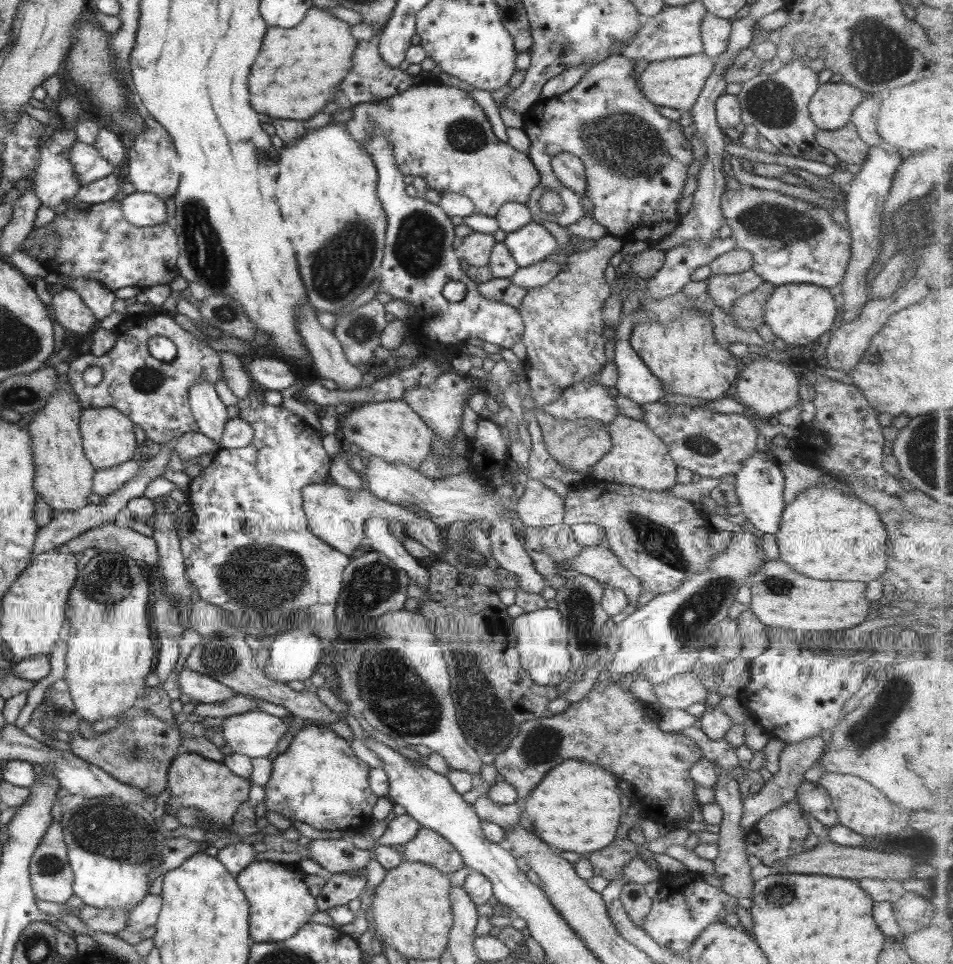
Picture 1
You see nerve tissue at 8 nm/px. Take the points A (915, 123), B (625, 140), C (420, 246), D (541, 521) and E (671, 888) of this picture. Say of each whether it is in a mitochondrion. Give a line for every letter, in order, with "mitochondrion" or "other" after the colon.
A: other
B: mitochondrion
C: mitochondrion
D: other
E: other

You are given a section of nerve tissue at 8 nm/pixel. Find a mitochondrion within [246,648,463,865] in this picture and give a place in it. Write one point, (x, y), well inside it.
(400, 700)

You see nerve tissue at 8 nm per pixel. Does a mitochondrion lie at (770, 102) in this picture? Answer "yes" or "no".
yes

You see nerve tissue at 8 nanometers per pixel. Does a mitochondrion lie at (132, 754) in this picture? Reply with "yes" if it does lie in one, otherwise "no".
yes

